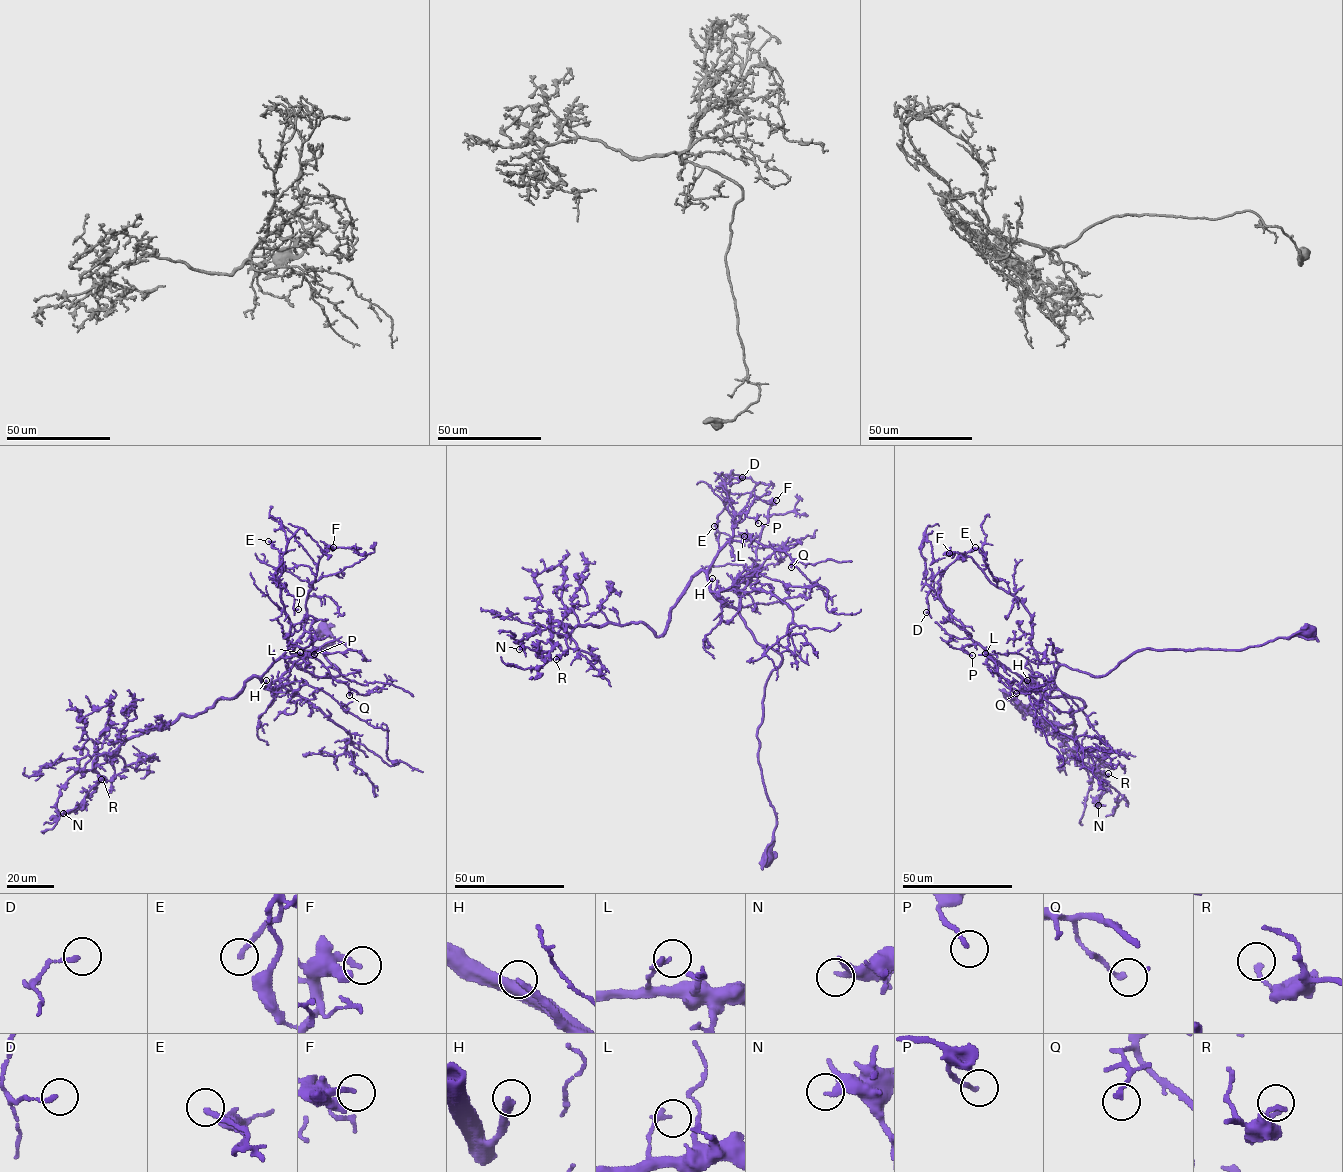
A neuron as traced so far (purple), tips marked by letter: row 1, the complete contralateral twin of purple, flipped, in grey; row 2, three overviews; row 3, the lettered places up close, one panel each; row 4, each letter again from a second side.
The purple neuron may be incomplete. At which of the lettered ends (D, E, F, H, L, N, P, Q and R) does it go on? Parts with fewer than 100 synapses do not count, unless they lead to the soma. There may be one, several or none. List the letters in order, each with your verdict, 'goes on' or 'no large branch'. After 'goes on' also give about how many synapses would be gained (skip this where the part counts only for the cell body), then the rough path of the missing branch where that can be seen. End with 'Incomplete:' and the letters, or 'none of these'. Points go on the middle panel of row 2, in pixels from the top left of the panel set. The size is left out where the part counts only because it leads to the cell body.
D: no large branch
E: no large branch
F: no large branch
H: goes on | 250 syn | (712, 578), (714, 570), (741, 549), (778, 508), (766, 478), (760, 472), (751, 471), (760, 470)
L: no large branch
N: no large branch
P: no large branch
Q: no large branch
R: no large branch
Incomplete: H

